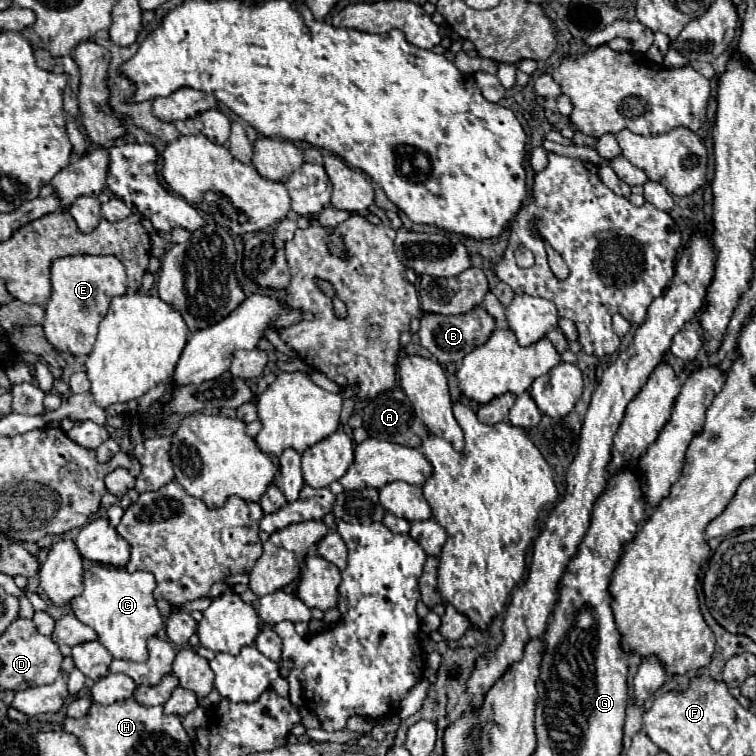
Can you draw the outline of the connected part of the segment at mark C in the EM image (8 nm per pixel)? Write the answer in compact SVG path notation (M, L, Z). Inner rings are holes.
M95 562L89 570L83 572L83 592L75 596L69 606L83 624L97 632L99 642L115 658L143 662L147 660L147 638L155 636L163 626L161 612L155 606L153 588L155 578L151 572L129 574L125 568Z

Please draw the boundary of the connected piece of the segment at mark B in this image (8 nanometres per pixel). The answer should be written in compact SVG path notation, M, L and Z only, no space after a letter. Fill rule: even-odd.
M477 306L465 314L455 314L455 316L443 316L443 314L433 314L433 312L423 312L421 316L421 330L419 330L419 340L421 346L427 348L441 364L451 364L451 362L461 362L473 348L481 346L487 342L491 332L495 330L495 320L487 314L485 308Z

